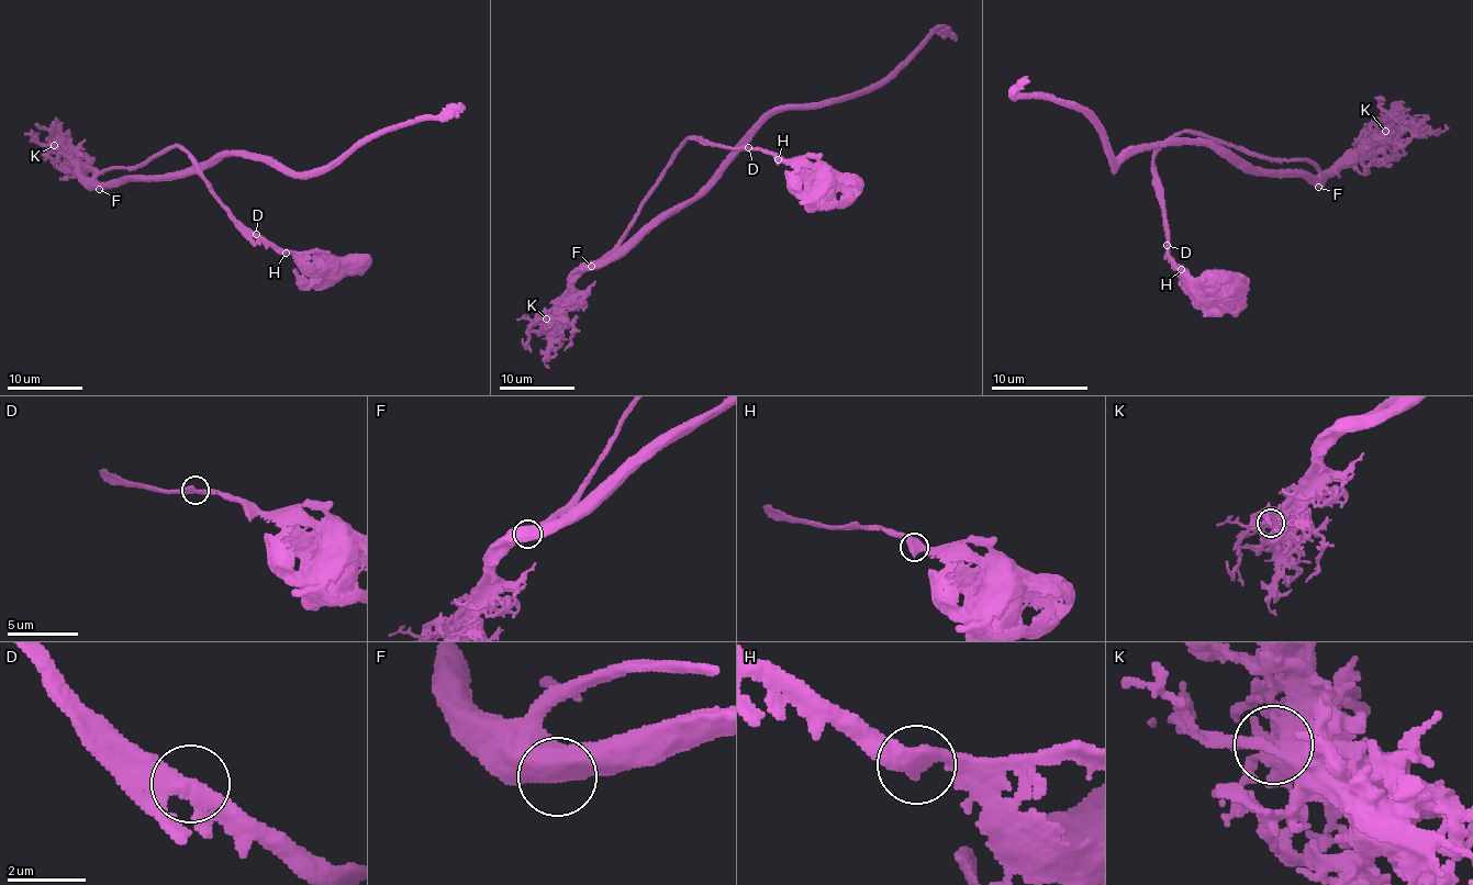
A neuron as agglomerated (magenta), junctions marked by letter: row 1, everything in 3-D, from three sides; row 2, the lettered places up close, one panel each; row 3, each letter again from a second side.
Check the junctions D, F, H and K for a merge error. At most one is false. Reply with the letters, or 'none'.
none

